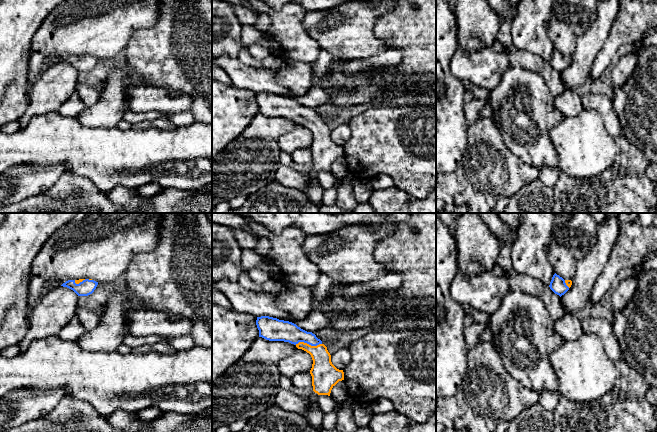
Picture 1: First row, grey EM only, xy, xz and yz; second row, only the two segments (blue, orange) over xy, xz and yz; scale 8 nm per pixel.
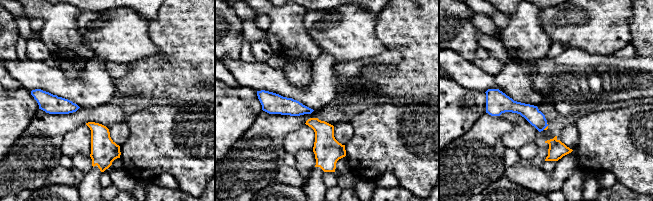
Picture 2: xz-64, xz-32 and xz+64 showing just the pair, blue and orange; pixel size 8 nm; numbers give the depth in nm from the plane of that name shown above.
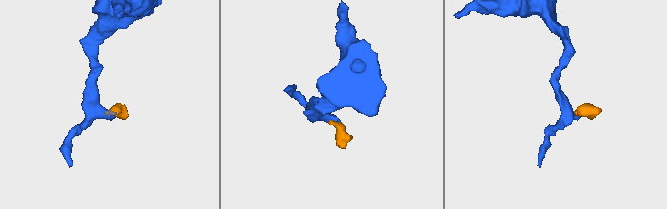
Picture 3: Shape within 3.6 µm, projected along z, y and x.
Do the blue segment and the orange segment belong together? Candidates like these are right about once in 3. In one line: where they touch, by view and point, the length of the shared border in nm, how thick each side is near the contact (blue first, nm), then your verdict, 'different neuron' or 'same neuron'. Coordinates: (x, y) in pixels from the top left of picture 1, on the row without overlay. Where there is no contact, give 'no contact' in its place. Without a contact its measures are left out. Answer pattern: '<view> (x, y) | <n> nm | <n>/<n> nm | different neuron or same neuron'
xz (308, 119) | 220 nm | 170/180 nm | same neuron

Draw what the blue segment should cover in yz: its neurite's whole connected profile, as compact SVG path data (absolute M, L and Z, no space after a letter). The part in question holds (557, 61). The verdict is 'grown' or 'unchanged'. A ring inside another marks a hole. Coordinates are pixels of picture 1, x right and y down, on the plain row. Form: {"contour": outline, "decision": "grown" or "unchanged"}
{"contour": "M555 49L552 53L549 63L555 70L561 73L569 66L571 61L571 56L564 56L562 53Z", "decision": "grown"}

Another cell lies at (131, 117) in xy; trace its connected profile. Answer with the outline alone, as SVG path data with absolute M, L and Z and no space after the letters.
M128 110L123 114L123 120L130 124L135 124L145 120L154 120L161 118L167 118L166 113L159 111L134 112Z

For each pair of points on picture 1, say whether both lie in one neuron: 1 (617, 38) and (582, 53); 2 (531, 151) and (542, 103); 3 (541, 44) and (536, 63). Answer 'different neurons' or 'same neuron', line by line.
1: different neurons
2: same neuron
3: different neurons

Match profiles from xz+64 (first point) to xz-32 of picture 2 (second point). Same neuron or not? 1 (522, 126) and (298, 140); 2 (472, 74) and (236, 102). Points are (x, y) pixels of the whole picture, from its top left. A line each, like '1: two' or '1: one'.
1: one
2: two

